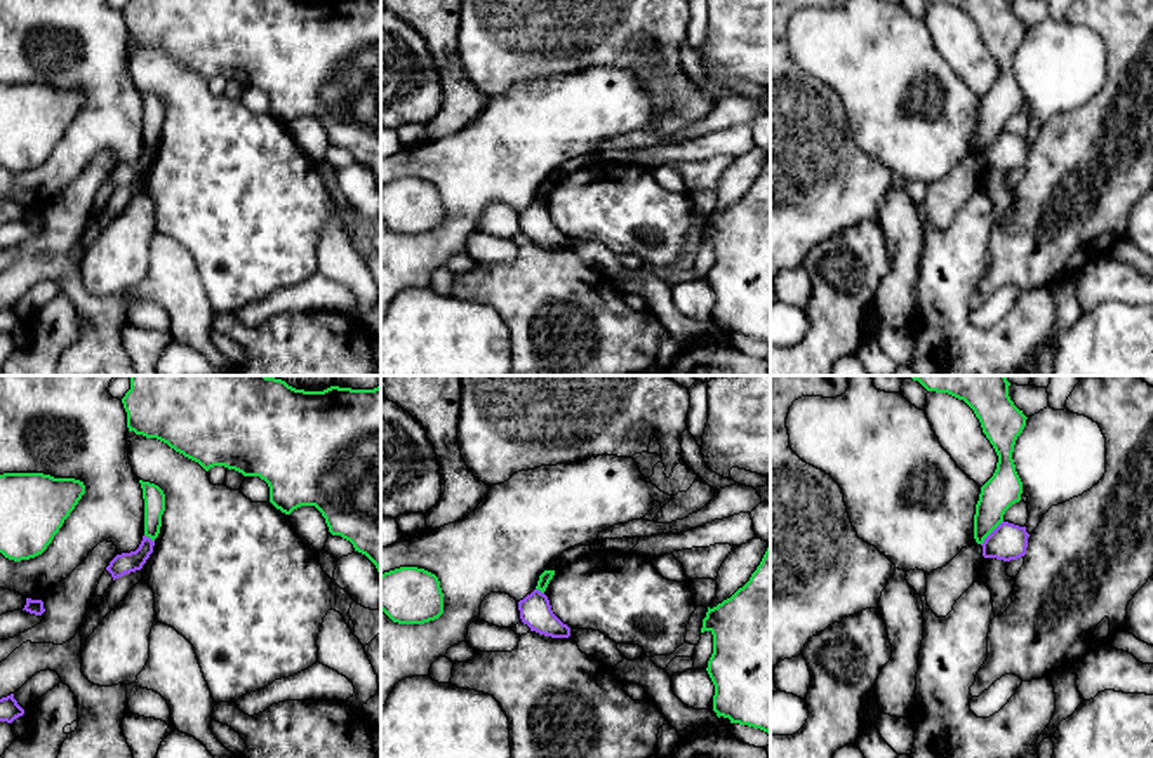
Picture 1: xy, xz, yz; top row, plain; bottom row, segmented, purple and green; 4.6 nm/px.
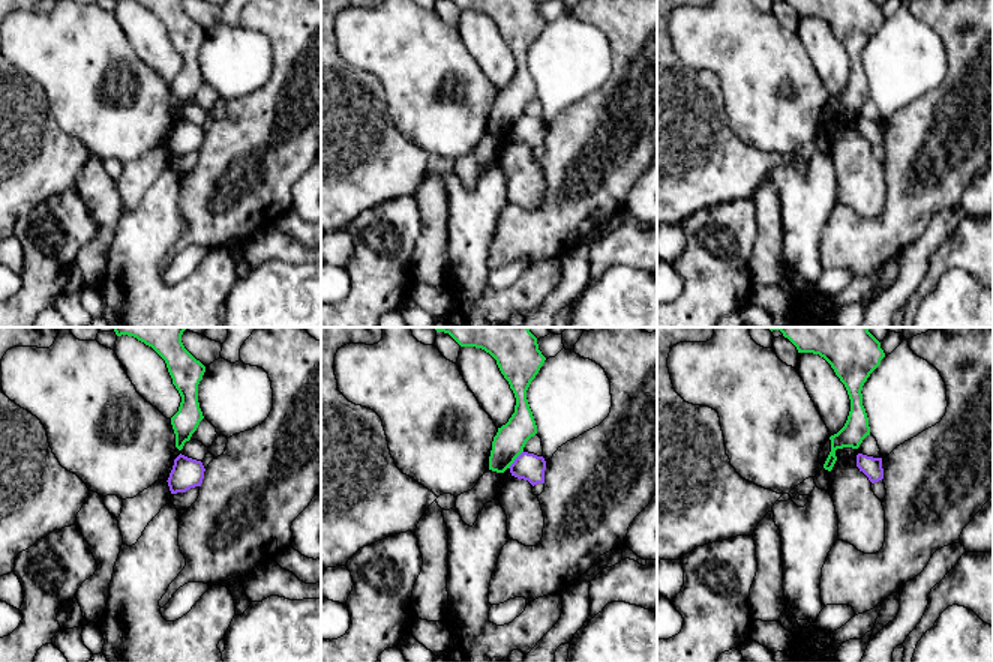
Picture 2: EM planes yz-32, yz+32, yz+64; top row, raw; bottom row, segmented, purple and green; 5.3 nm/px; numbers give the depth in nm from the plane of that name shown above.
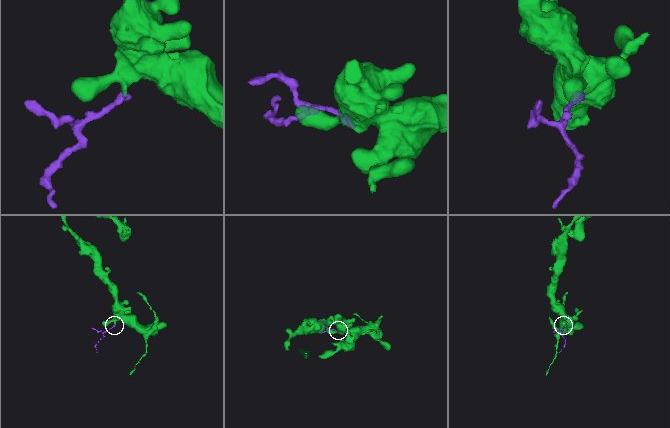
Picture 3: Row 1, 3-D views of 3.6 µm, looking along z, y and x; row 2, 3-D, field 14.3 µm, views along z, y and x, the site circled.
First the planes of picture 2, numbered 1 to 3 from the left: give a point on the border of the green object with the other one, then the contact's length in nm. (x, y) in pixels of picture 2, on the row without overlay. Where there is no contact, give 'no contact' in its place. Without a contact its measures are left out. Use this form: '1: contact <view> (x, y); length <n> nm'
1: no contact
2: contact yz+32 (515, 123); length 120 nm
3: no contact

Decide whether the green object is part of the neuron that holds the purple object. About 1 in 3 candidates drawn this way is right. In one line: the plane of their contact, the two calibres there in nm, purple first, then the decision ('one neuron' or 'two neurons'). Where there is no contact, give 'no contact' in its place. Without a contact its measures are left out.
contact in yz; calibres 170 and 160 nm; two neurons

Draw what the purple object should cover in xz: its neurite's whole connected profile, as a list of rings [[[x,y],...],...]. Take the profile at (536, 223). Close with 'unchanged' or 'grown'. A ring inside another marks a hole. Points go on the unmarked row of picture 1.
[[[534,200],[518,212],[520,229],[523,235],[544,247],[569,249],[570,238],[563,235],[551,221],[550,210],[539,200]]]; unchanged

